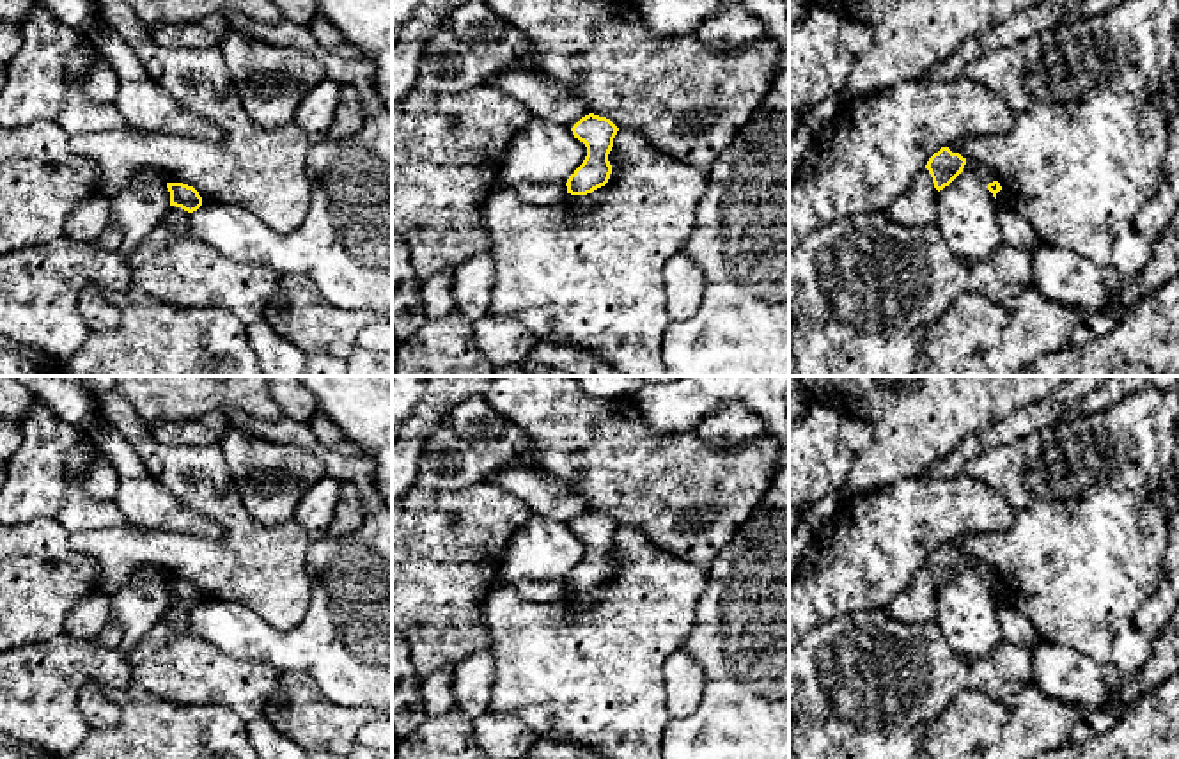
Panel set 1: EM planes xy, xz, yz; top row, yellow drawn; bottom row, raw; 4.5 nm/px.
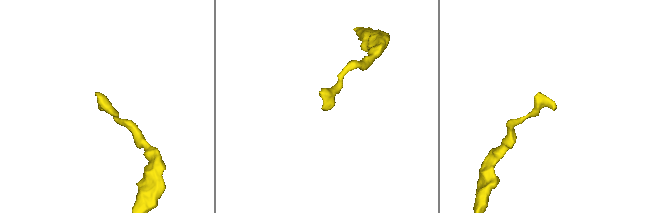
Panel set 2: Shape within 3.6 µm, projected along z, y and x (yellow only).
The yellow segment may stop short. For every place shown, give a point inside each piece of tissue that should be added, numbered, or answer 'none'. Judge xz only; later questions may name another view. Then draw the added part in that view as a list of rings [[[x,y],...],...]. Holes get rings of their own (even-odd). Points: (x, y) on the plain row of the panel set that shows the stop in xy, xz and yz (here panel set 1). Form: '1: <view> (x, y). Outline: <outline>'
none

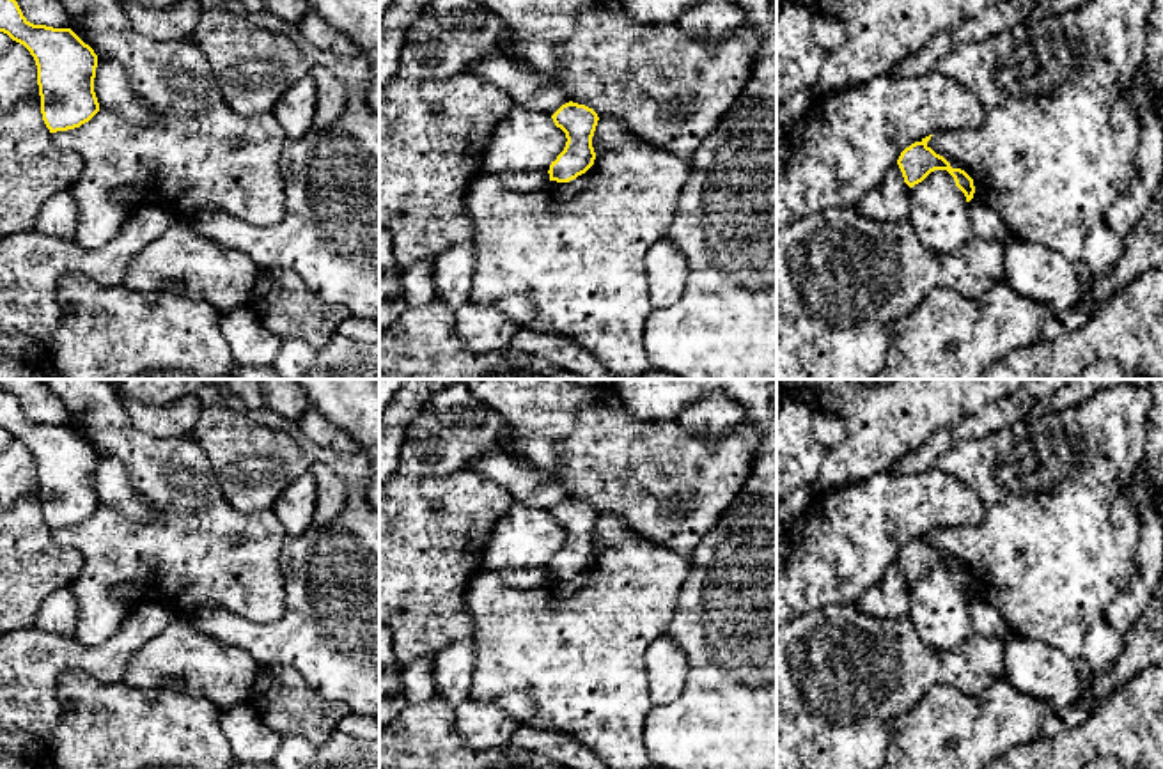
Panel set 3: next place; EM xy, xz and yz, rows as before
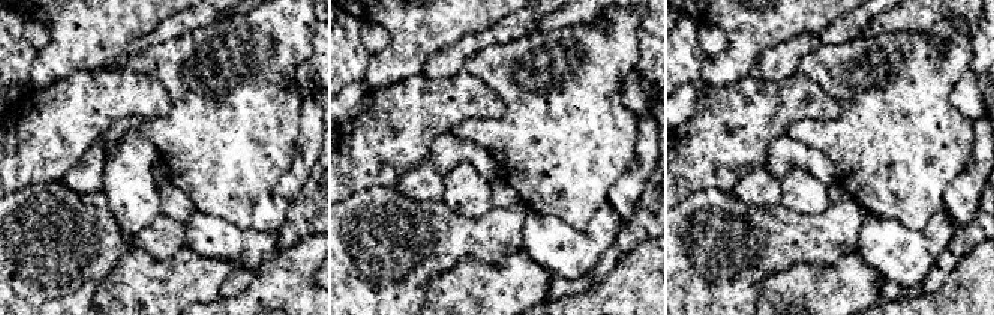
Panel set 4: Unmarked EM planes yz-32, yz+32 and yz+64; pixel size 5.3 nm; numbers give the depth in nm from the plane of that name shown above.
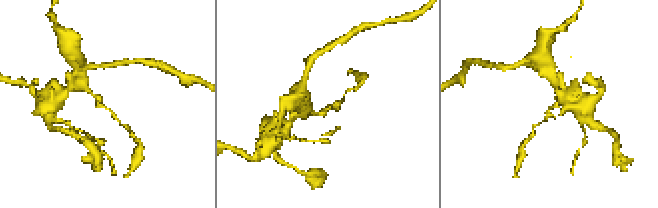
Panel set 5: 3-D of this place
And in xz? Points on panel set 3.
none

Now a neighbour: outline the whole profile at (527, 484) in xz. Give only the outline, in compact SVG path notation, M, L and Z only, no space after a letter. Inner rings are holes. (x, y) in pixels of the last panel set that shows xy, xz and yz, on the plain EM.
M503 454L475 457L464 470L482 475L507 489L527 507L553 512L569 500L567 489L551 475Z

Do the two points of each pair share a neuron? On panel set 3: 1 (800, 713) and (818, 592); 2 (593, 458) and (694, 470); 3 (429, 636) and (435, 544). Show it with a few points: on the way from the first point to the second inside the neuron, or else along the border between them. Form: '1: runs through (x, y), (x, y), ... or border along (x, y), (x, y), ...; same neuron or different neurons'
1: border along (855, 603), (812, 608), (795, 619); different neurons
2: runs through (617, 463), (637, 470), (669, 470); same neuron
3: runs through (429, 613), (429, 567); same neuron

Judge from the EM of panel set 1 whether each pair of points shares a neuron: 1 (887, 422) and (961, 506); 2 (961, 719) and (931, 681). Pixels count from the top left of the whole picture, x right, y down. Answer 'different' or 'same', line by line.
1: different
2: different

